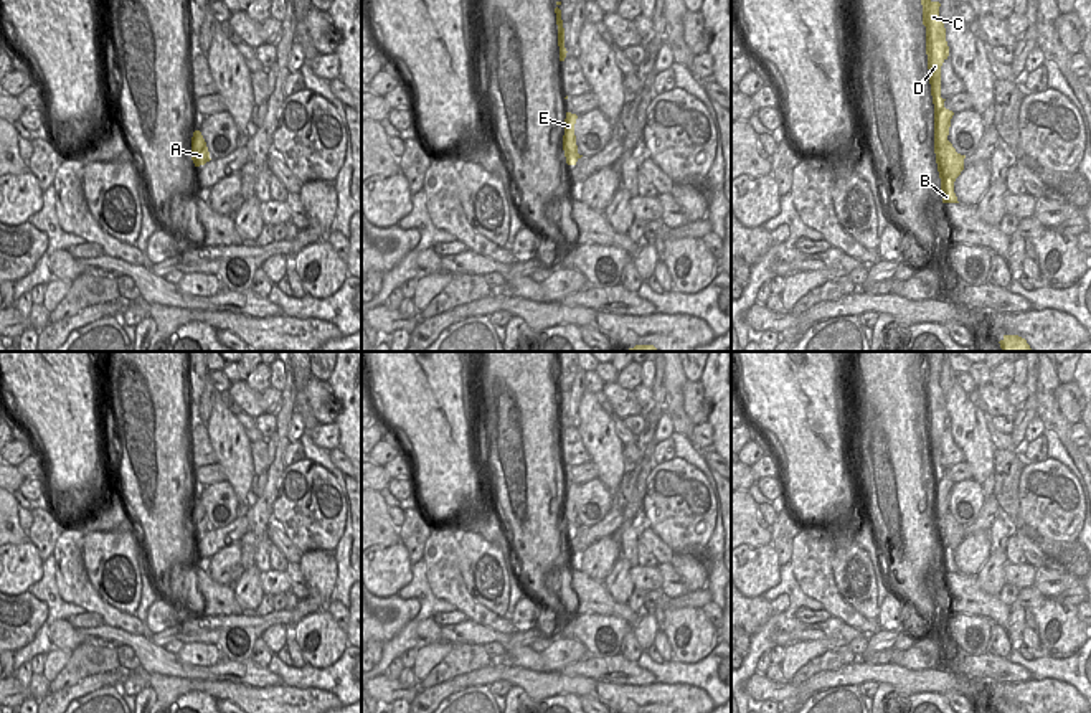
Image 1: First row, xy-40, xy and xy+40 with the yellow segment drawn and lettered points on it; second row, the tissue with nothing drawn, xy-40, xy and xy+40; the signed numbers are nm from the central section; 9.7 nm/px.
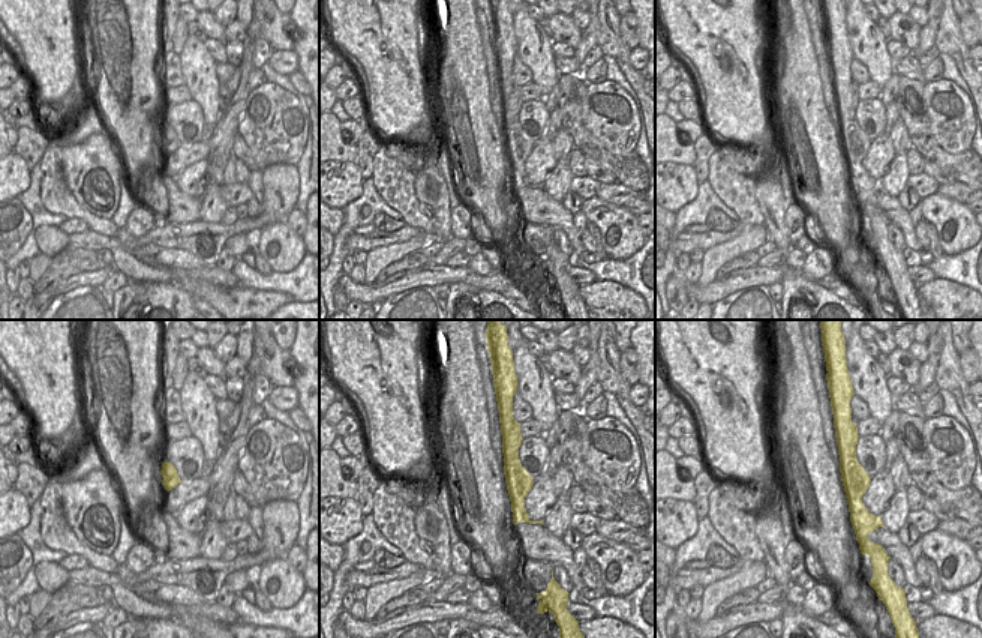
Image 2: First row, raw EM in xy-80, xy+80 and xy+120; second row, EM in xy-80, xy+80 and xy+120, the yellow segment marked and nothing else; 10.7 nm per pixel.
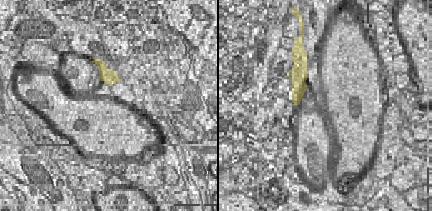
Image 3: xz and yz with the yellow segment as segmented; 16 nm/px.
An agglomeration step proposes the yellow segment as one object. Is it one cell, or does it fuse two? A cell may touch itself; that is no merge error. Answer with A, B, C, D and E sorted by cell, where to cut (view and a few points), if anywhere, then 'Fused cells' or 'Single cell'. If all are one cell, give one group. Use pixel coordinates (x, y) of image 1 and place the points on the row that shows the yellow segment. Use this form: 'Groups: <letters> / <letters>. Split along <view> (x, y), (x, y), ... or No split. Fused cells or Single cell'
Groups: A E / B C D. Split along xy+40 (948, 129), (935, 132). Fused cells

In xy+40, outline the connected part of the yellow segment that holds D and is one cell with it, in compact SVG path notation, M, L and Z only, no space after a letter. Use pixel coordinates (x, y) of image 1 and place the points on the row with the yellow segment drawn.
M921 0L923 25L926 26L926 54L929 69L931 96L934 104L934 132L946 132L951 127L952 111L944 107L941 97L941 66L949 56L946 28L939 17L939 2Z

